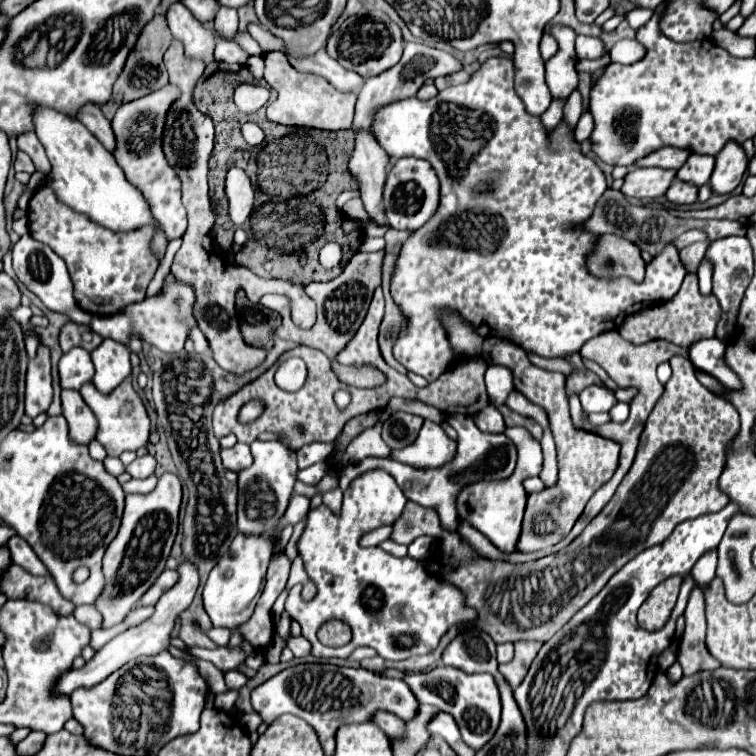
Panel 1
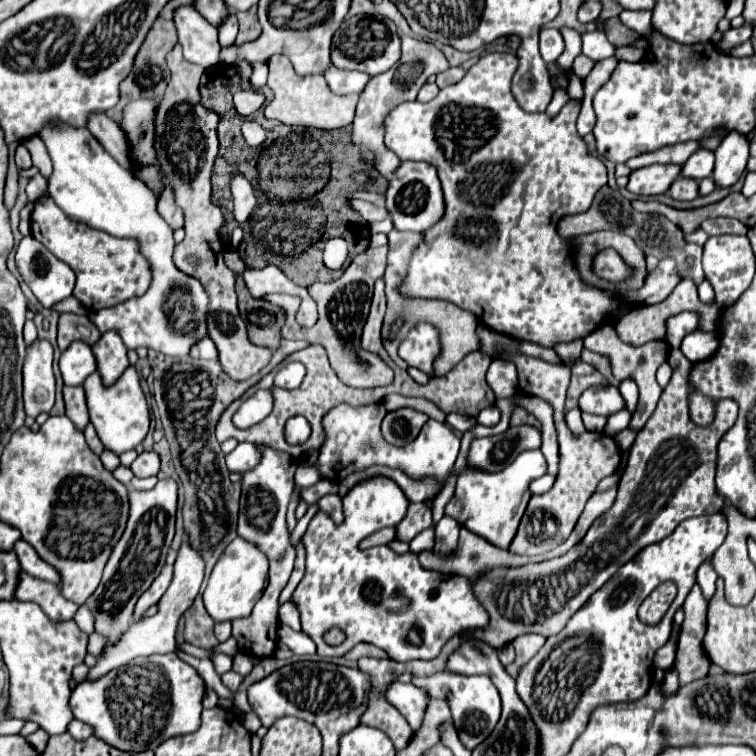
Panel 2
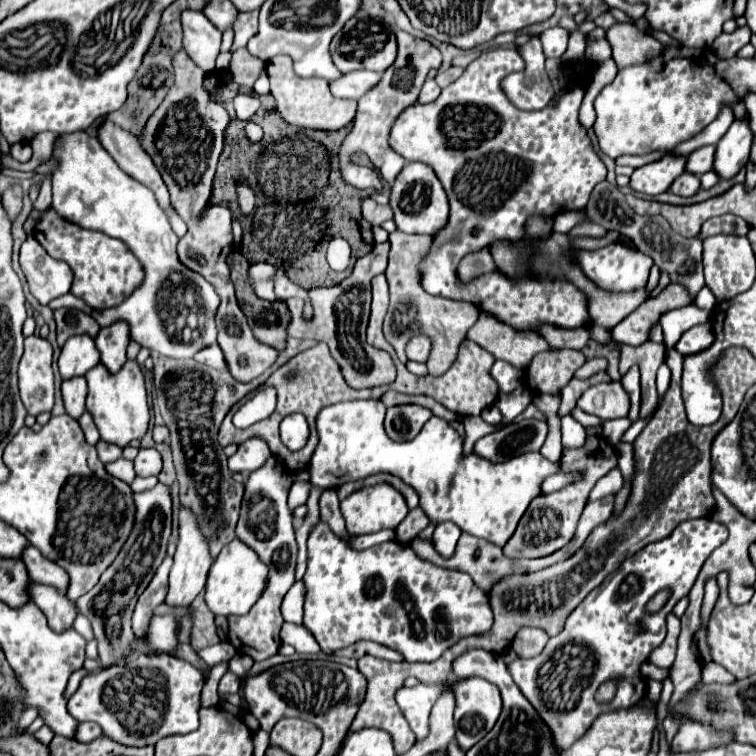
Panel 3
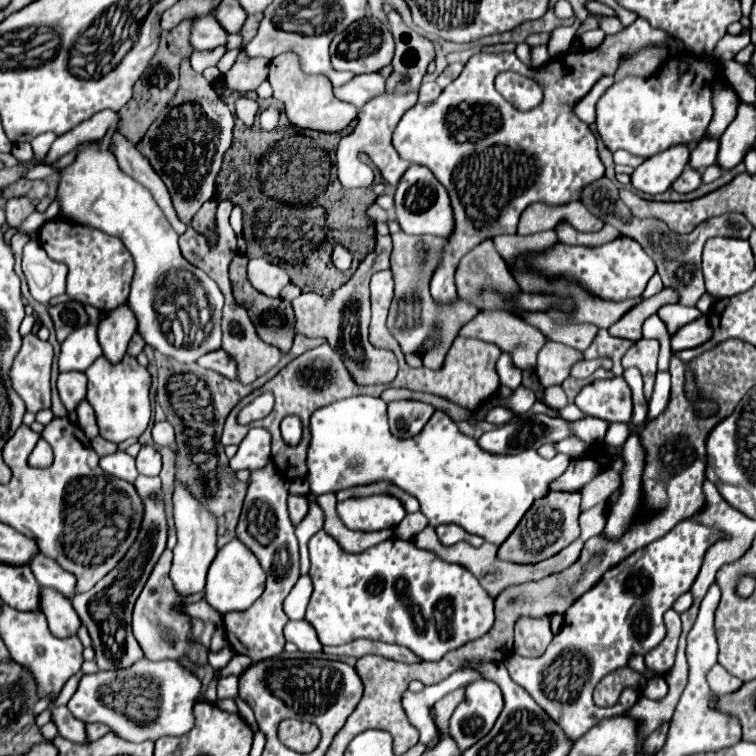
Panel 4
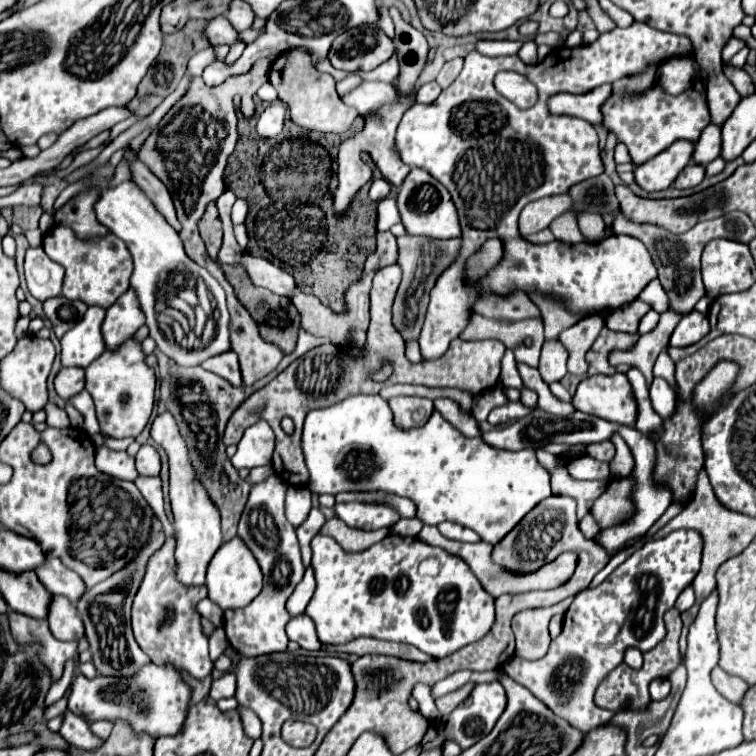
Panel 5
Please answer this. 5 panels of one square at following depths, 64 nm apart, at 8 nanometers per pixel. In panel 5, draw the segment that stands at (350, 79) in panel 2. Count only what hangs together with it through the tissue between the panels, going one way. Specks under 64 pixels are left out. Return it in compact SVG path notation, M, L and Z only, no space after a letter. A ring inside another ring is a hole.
M362 82L356 90L342 96L348 106L354 106L360 114L382 108L386 104L394 104L400 100L400 92L392 84L384 82Z

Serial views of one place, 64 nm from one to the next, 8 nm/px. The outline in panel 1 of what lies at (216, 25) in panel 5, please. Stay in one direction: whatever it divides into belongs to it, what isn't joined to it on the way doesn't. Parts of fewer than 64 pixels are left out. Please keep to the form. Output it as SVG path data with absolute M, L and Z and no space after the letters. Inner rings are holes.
M172 4L166 14L168 26L172 30L172 36L184 44L184 52L188 58L204 60L204 64L214 62L214 48L216 48L216 36L214 30L198 22L184 4Z

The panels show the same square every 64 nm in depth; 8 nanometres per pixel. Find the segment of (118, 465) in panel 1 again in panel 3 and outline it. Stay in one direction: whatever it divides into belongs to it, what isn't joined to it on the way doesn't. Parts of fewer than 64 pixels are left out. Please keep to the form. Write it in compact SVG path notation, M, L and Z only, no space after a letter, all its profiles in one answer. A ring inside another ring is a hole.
M101 439L96 444L95 448L97 450L98 457L104 464L117 460L122 456L123 452L123 449L119 446L106 443Z

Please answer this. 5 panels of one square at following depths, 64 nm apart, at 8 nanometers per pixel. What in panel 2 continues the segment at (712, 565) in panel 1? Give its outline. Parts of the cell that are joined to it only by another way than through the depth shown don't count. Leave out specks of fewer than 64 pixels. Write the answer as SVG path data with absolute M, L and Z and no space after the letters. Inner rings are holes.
M706 560L706 562L698 568L698 584L700 584L706 600L710 600L710 598L714 596L714 592L716 592L716 578L718 578L718 574L712 570L710 560Z

